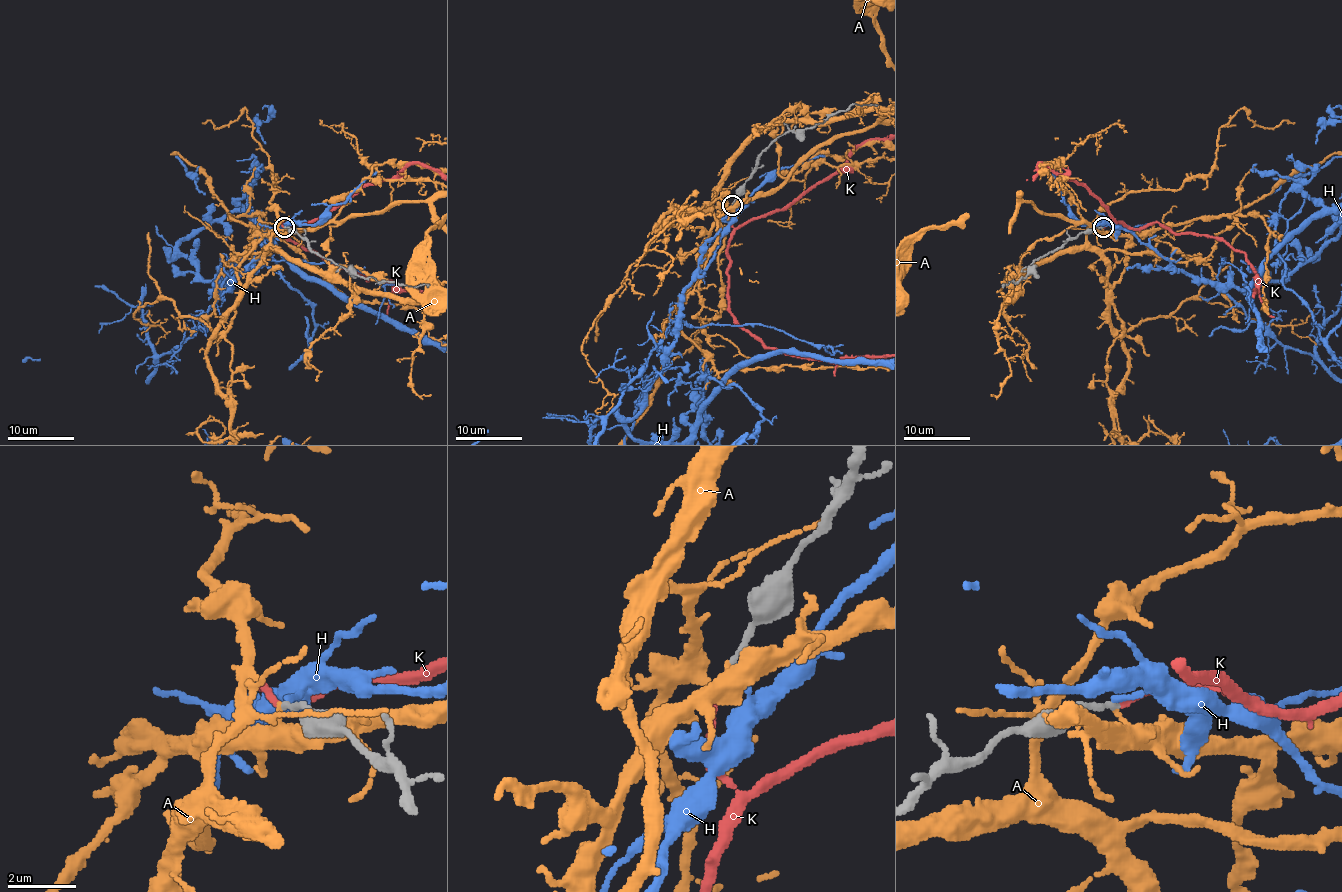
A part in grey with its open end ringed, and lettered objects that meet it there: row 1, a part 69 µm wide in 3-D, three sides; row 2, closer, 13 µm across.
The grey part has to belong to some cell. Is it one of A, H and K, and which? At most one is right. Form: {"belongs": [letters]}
{"belongs": ["K"]}

